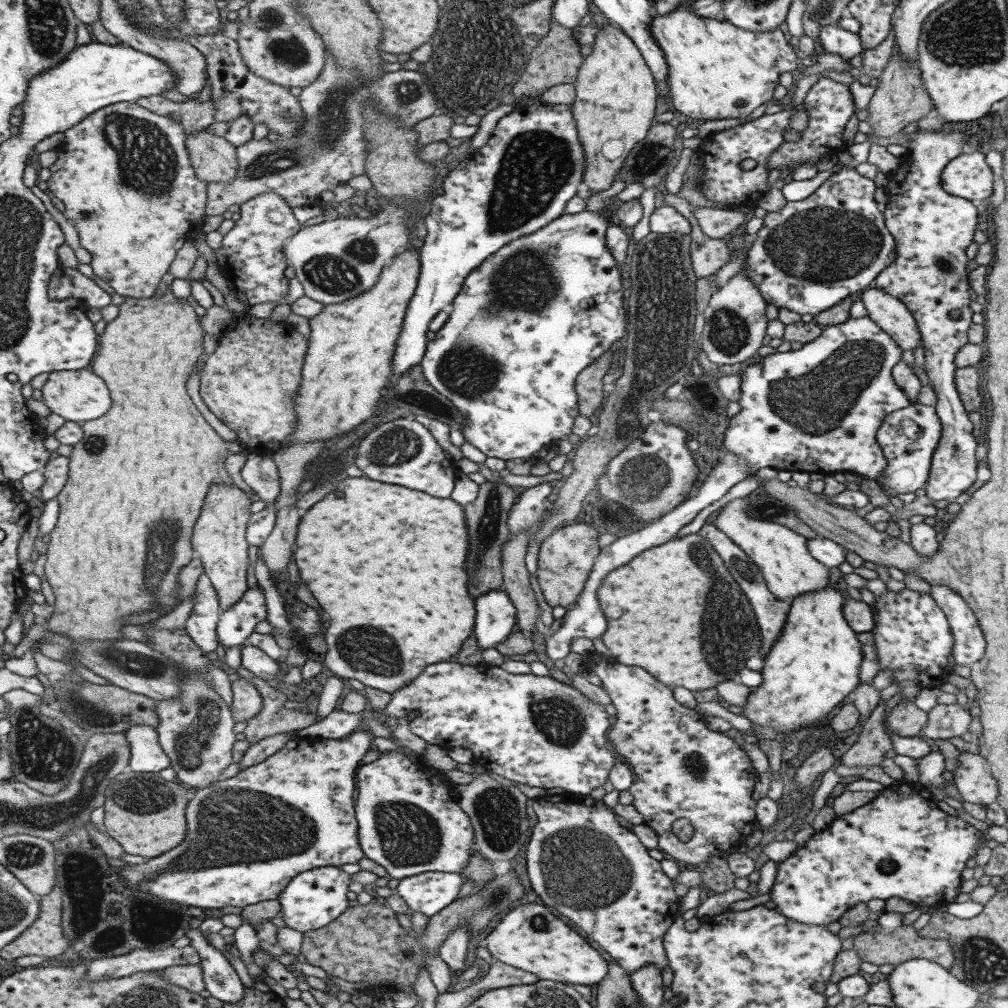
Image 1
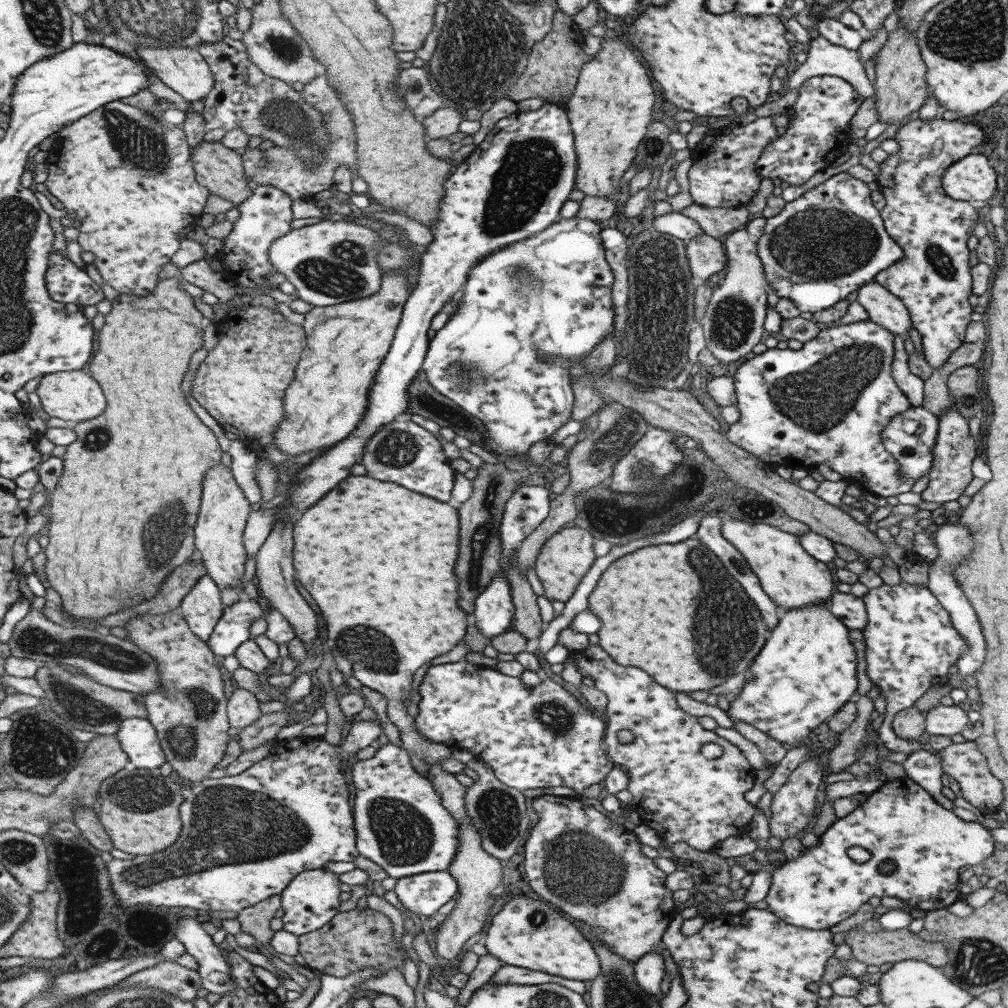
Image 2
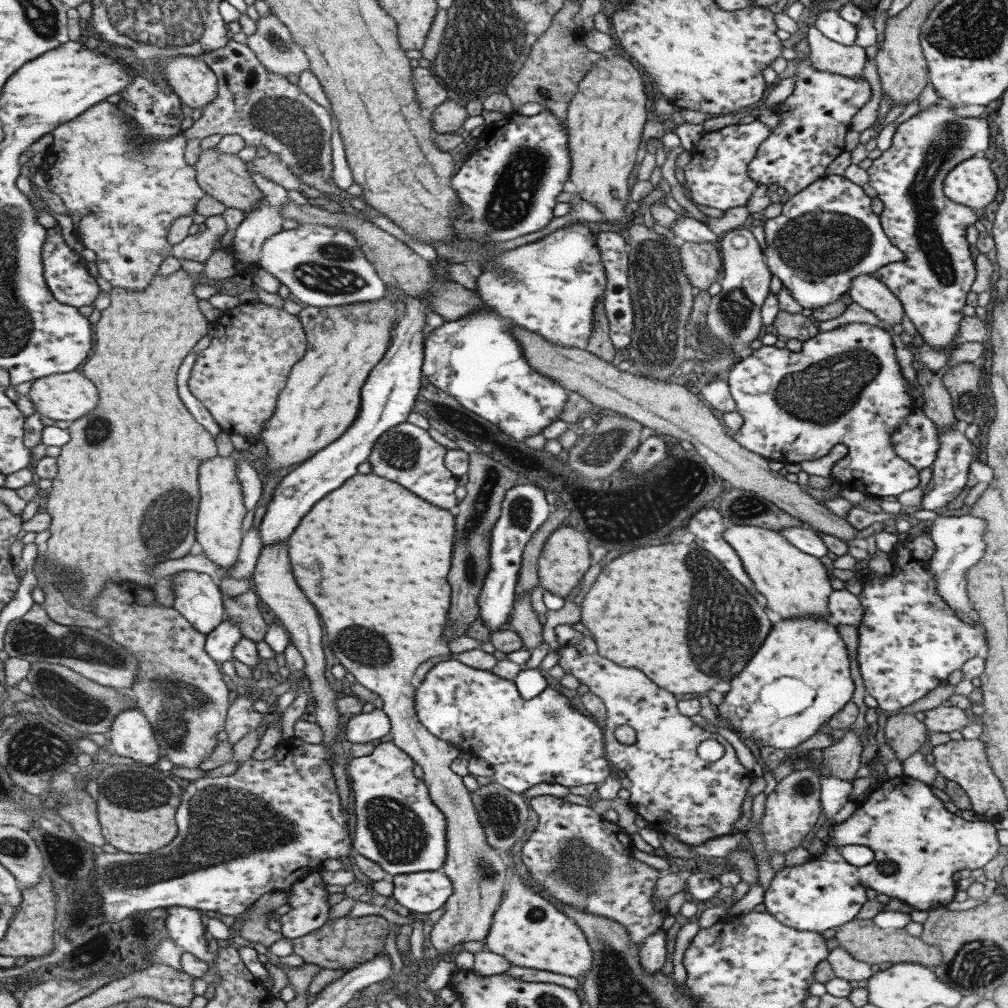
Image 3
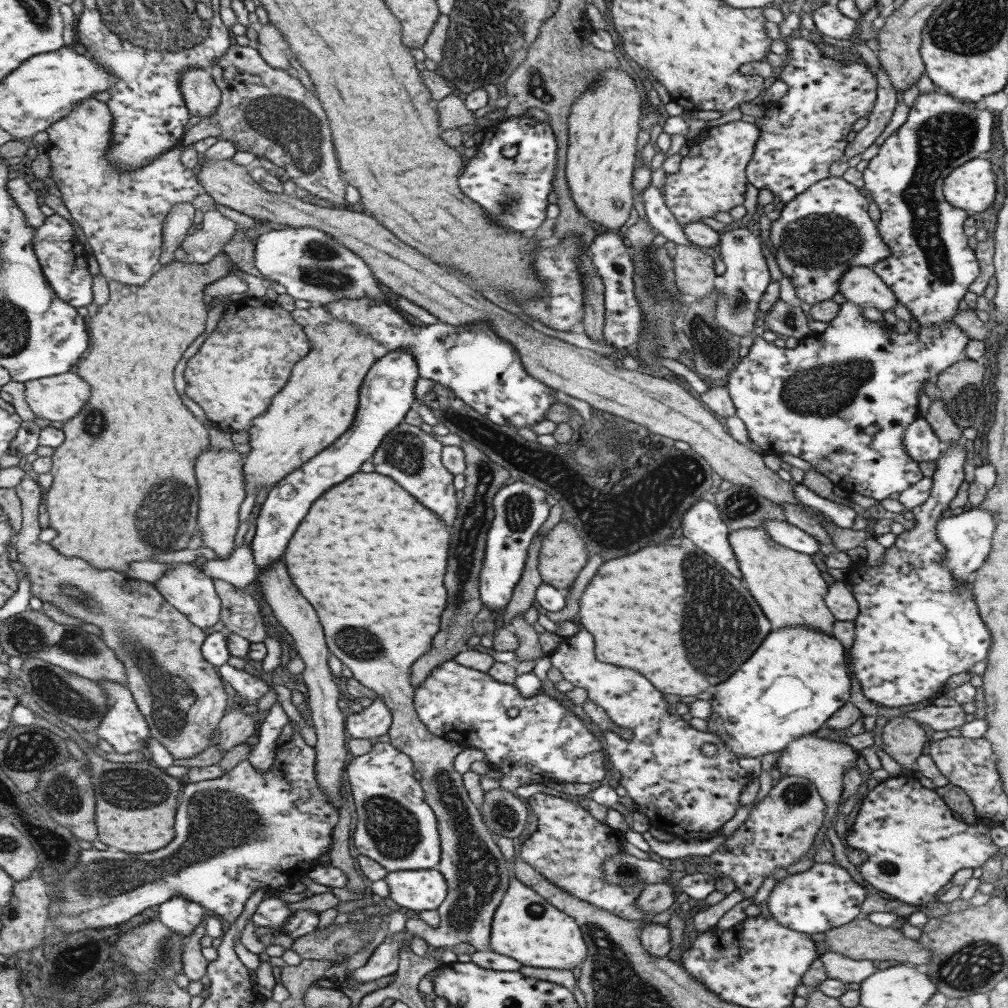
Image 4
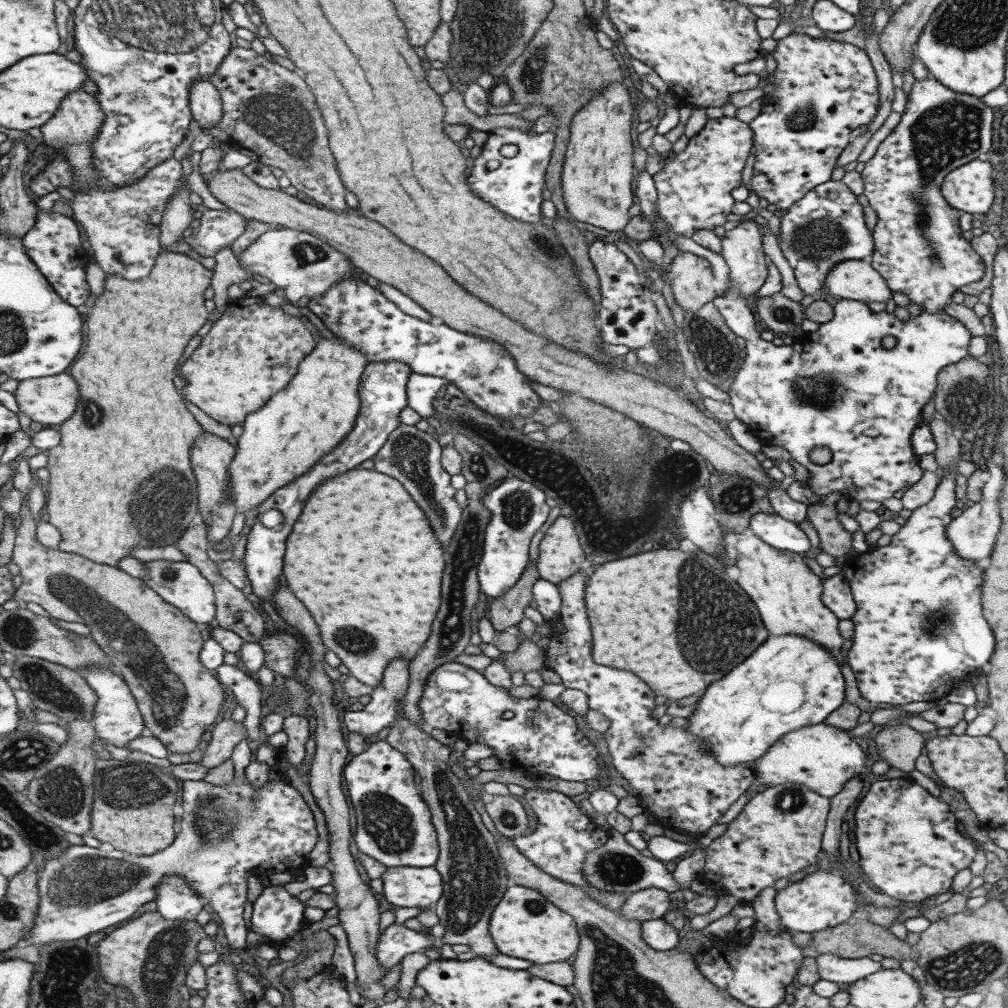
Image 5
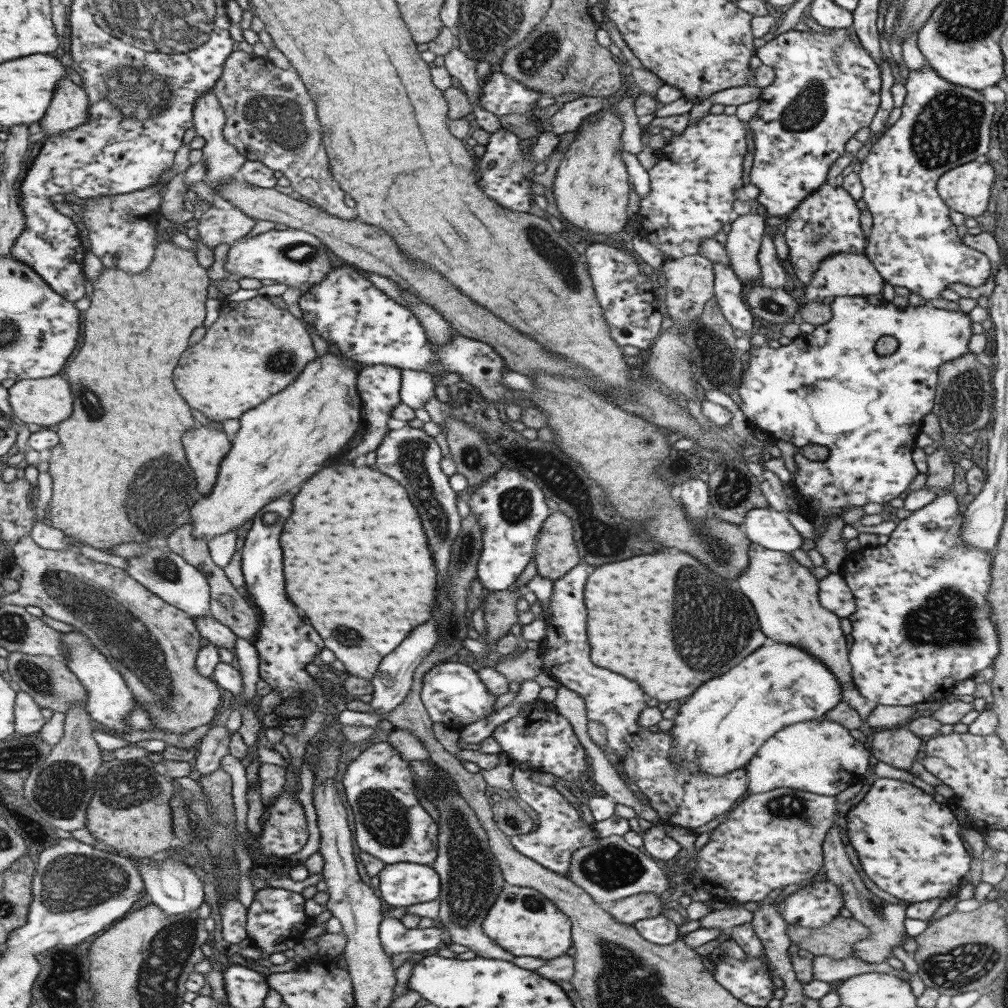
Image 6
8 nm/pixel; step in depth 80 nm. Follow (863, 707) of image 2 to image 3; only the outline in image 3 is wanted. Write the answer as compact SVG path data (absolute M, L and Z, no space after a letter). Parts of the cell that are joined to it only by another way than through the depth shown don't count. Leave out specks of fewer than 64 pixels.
M848 731L837 743L822 750L823 764L828 766L830 773L839 780L853 782L857 769L860 767L862 746L859 736L853 731Z

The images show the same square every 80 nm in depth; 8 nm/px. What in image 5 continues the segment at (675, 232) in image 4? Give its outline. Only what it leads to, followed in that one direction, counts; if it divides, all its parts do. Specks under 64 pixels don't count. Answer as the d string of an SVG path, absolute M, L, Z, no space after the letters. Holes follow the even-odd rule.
M646 172L634 174L633 191L639 200L641 214L653 221L653 226L661 234L673 237L679 251L690 252L707 259L712 276L723 285L725 294L716 296L712 303L730 331L745 340L742 363L735 371L731 386L726 392L735 419L745 424L761 444L781 446L789 452L792 460L804 466L809 473L806 486L819 500L831 492L838 492L841 496L852 498L858 503L861 500L881 502L891 498L897 490L917 482L921 478L922 469L917 465L918 459L912 451L910 436L915 427L922 422L922 408L934 394L937 374L941 368L968 355L971 336L965 326L943 311L921 311L914 318L909 316L907 320L901 321L893 315L891 307L871 312L864 302L838 299L832 305L831 320L821 323L813 332L801 332L790 345L775 346L761 339L755 331L749 307L740 297L740 292L727 282L729 270L723 257L699 246L690 238L672 234L669 227L657 217L657 193L652 177ZM883 336L895 338L895 345L891 349L881 347ZM814 446L829 448L830 461L823 464L813 463L808 457L808 452Z

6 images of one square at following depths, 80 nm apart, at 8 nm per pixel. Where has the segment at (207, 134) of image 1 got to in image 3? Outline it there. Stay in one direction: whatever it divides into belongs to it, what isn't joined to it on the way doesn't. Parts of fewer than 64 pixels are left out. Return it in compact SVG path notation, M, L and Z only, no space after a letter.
M216 148L201 150L193 166L197 174L197 183L226 208L237 209L243 213L249 213L259 201L262 192L255 186L250 174L246 171L246 166L235 155L219 153Z

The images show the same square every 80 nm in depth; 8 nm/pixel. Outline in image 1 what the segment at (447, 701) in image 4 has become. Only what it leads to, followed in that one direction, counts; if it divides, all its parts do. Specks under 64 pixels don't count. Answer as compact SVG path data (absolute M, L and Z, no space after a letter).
M456 661L429 664L415 679L393 692L384 706L383 716L377 716L394 723L398 718L405 718L411 710L417 710L419 715L404 723L404 729L426 741L427 746L467 748L473 756L472 763L515 784L561 788L575 795L587 795L608 779L609 770L617 760L607 738L611 719L603 706L587 699L573 686L561 684L548 675L509 674L483 662L478 665L461 665Z

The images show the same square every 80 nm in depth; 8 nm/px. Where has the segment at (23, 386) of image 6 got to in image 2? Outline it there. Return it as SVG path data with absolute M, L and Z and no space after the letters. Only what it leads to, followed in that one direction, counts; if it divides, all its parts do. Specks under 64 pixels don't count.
M85 369L45 375L41 378L35 392L40 398L42 408L50 418L61 418L73 424L93 420L99 414L103 414L107 408L107 398L103 394L101 384Z

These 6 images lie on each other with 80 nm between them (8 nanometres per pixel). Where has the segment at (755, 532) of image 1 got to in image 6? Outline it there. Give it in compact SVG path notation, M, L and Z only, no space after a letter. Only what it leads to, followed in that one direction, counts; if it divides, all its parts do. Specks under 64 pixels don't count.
M750 542L749 562L736 578L739 590L749 599L761 633L767 641L797 647L821 661L841 687L841 701L848 704L865 720L874 703L859 696L851 678L852 666L848 662L849 646L839 627L839 618L825 610L817 598L817 579L806 567L797 563L788 552L769 550Z

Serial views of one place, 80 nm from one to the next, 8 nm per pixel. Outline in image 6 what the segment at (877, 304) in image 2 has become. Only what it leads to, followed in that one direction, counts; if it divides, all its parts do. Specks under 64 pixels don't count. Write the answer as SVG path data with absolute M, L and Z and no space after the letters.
M836 252L819 261L818 267L811 282L805 287L804 294L808 301L821 300L825 297L858 296L866 298L867 295L881 292L883 280L875 271L873 263L864 253Z

